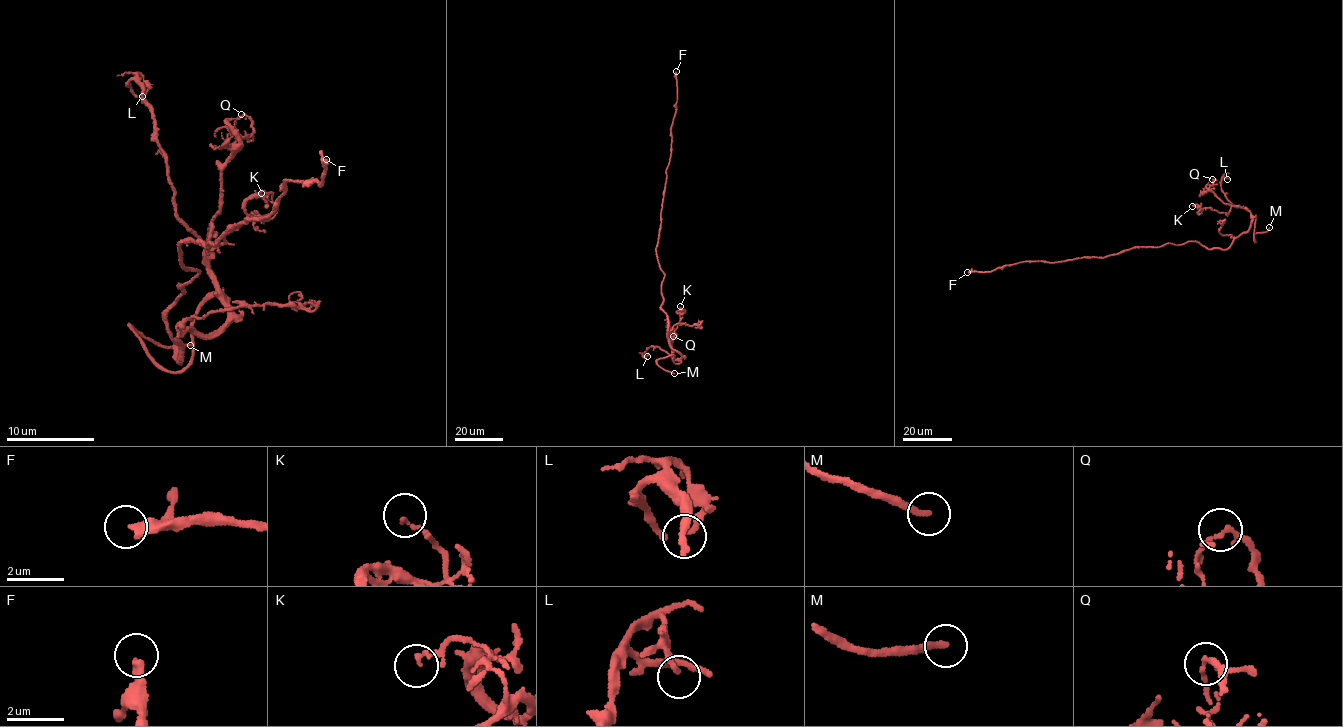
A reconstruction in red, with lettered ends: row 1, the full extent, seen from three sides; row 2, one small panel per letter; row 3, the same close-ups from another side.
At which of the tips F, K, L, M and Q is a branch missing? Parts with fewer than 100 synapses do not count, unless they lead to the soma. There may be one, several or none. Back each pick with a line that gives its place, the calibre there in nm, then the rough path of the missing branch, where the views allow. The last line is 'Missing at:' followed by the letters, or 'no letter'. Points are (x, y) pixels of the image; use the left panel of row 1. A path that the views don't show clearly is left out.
F: Place: (326, 159). Thickness 320 nm
M: Place: (190, 345). Thickness 240 nm. Course of what is missing: (190, 345), (223, 340), (236, 326), (240, 313), (227, 298)
Missing at: F, M

